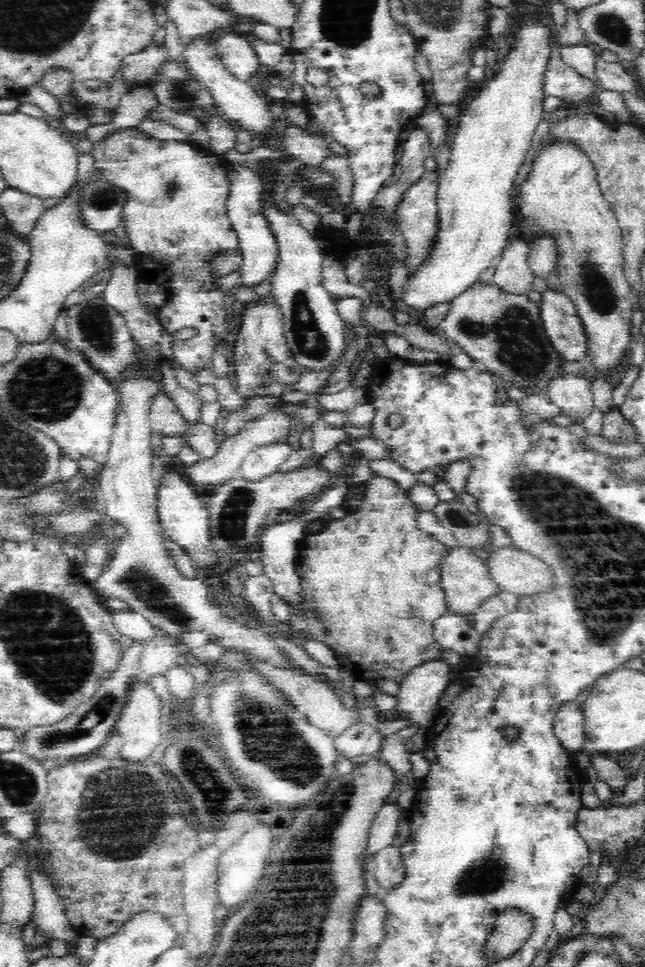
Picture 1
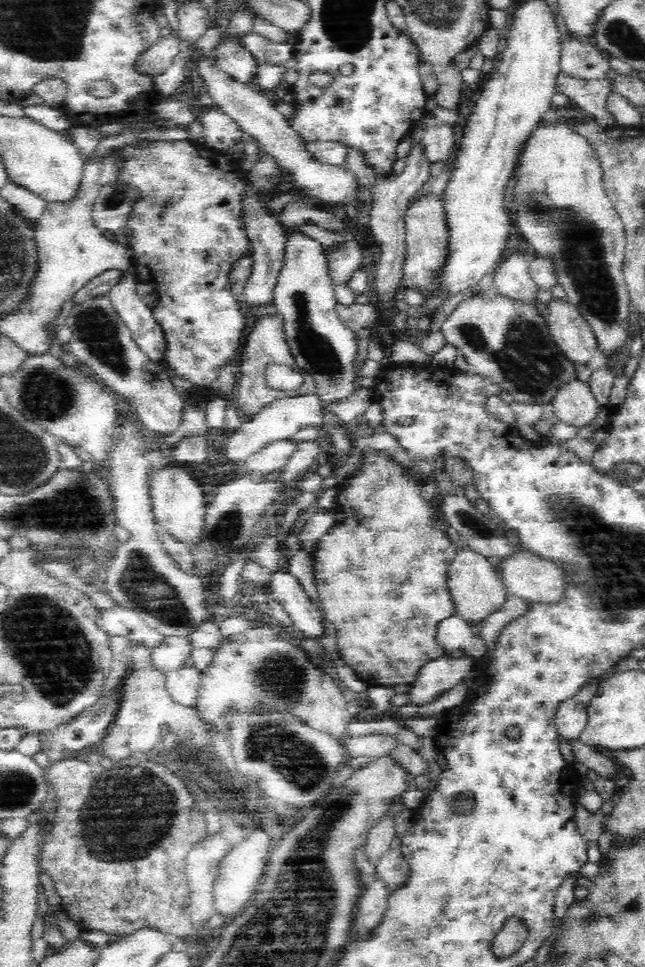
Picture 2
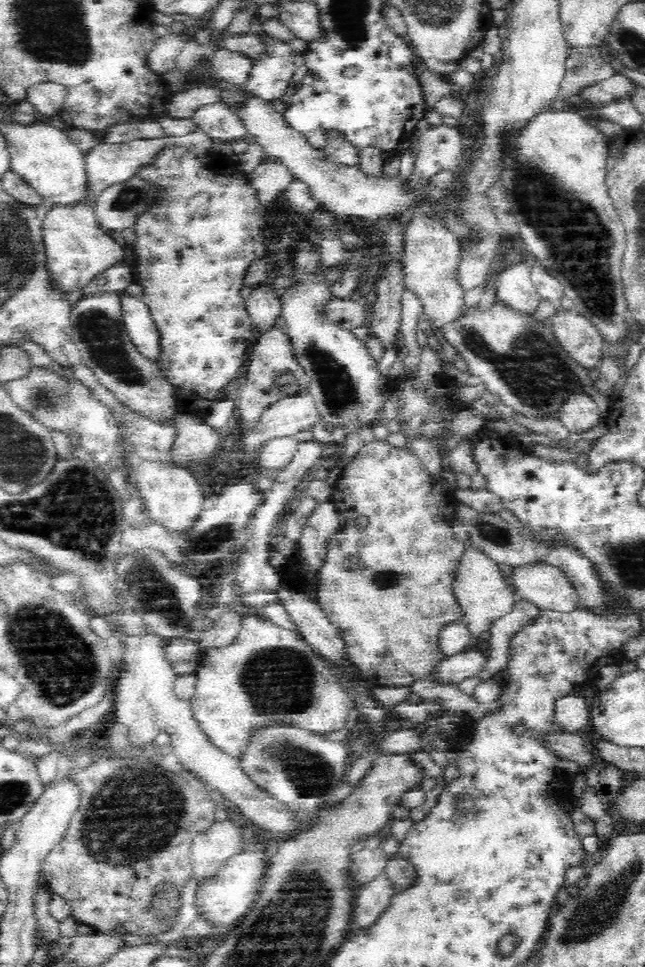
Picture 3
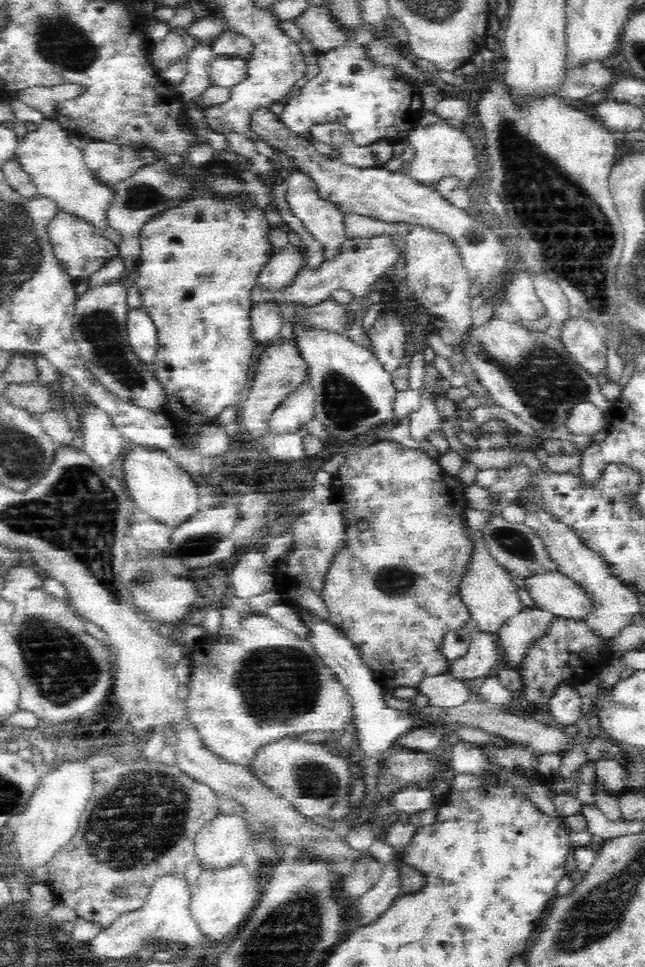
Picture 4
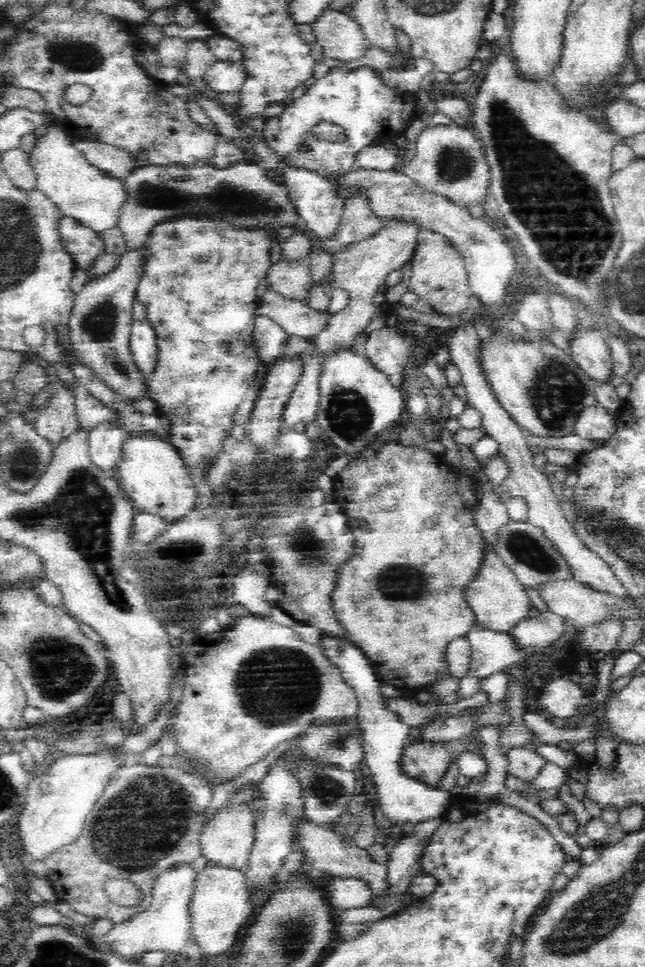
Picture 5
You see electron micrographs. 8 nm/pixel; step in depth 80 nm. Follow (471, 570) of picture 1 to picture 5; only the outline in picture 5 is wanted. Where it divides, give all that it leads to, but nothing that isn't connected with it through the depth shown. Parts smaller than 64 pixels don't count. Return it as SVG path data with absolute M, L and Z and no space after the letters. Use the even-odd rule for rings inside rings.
M486 547L486 560L478 578L466 588L466 600L476 615L476 623L484 624L485 629L498 632L511 632L532 612L532 602L525 587L516 579L510 566L506 565L493 547Z

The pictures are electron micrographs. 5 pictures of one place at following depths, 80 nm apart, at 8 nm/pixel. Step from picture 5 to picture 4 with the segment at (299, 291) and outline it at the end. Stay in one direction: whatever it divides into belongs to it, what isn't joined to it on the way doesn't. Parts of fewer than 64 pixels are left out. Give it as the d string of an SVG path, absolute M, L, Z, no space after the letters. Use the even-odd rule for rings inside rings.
M287 244L272 255L257 278L256 288L265 291L283 291L297 279L306 267L302 251Z

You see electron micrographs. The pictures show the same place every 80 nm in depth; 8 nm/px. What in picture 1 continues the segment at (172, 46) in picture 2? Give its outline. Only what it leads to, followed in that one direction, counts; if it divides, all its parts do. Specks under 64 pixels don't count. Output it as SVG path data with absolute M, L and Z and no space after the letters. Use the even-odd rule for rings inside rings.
M152 43L140 52L131 54L122 64L122 77L140 85L150 82L162 72L162 67L170 64L163 44Z

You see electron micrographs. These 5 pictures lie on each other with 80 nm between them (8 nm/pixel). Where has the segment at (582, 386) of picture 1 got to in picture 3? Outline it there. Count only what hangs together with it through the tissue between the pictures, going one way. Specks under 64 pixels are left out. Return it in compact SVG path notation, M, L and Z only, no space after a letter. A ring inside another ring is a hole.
M578 393L568 397L557 418L572 434L579 434L594 428L603 420L603 415L592 397Z

